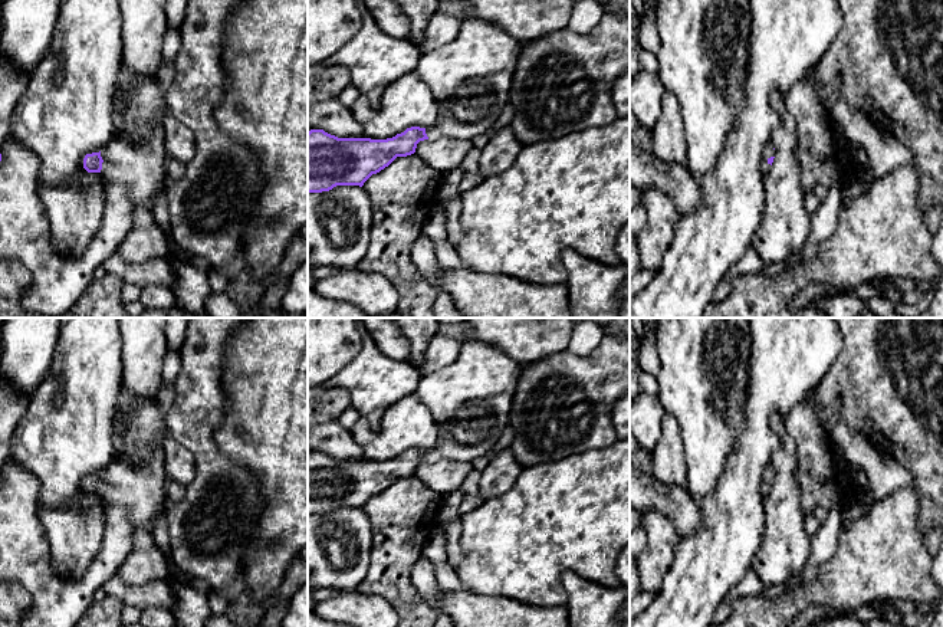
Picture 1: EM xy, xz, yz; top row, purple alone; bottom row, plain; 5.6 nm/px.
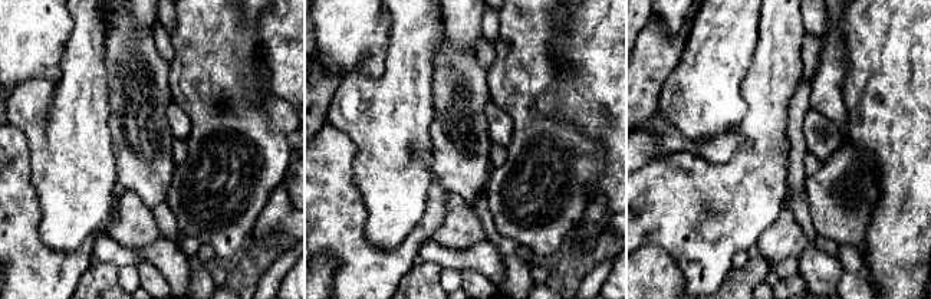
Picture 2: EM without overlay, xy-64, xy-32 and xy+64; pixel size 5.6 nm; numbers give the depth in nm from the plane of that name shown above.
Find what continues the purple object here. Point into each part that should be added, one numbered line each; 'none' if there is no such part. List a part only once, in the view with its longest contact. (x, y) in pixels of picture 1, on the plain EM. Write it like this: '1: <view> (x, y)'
1: xy (137, 479)

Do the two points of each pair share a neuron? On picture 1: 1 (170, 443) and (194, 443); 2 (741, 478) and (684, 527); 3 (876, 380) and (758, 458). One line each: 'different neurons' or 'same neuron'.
1: different neurons
2: different neurons
3: different neurons

